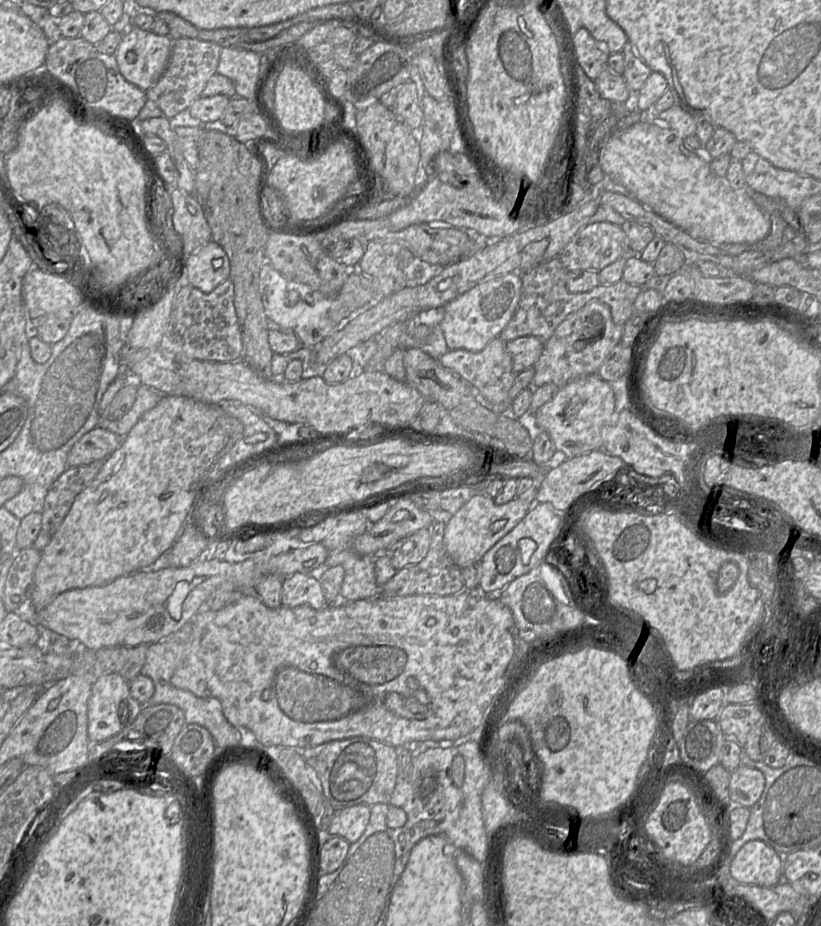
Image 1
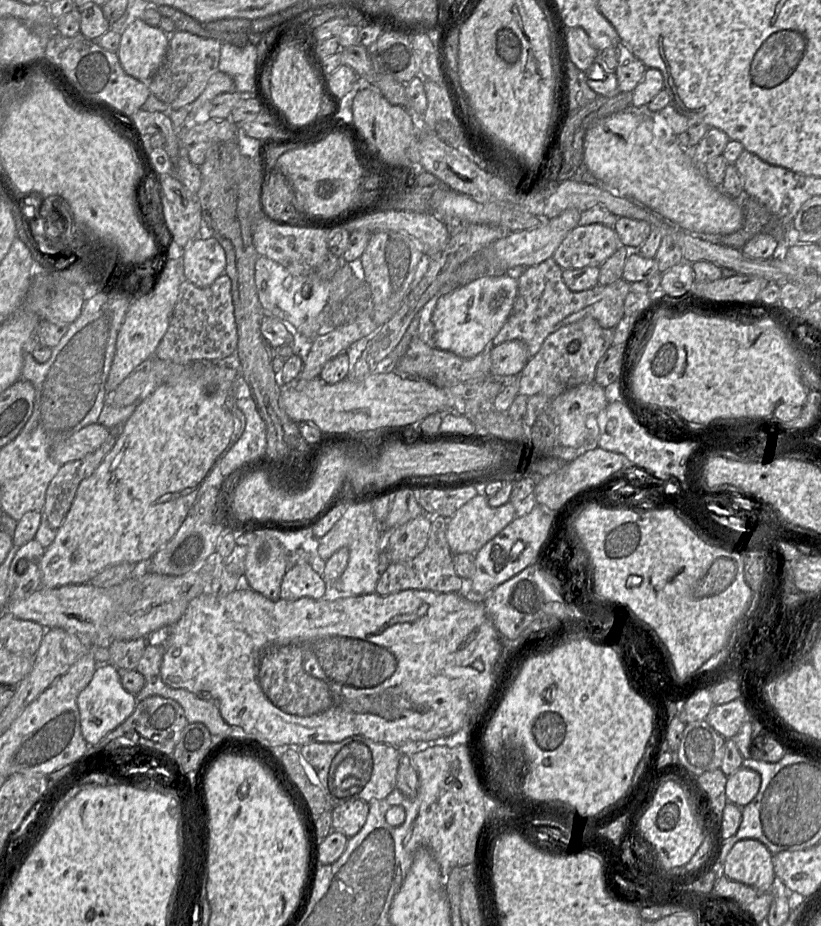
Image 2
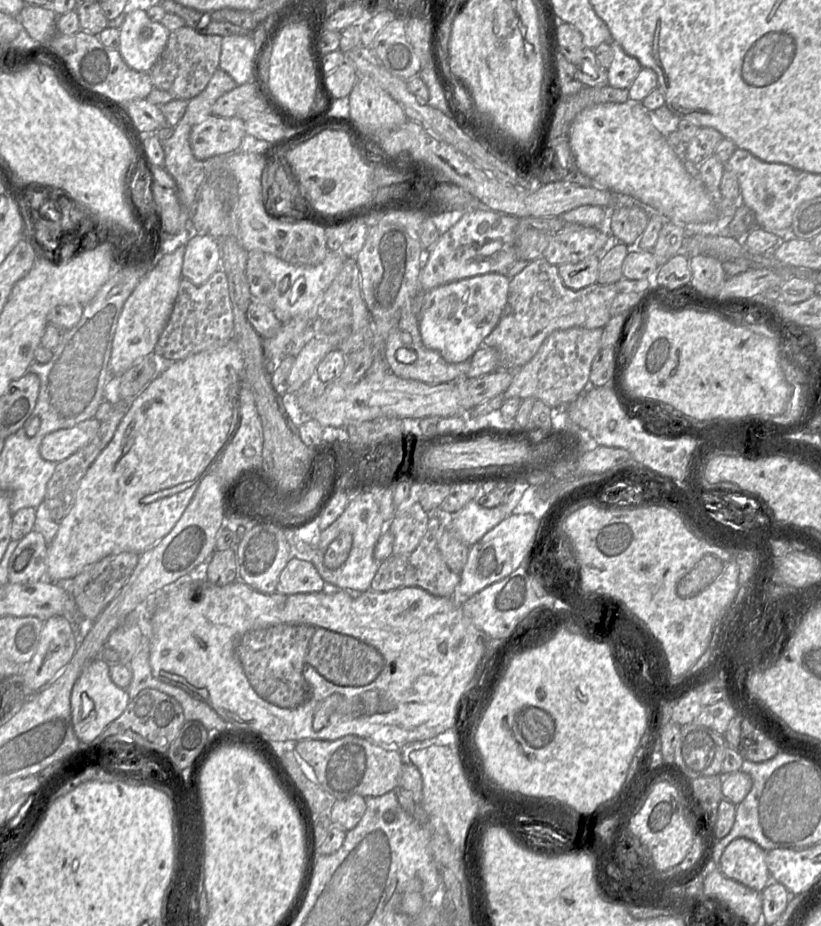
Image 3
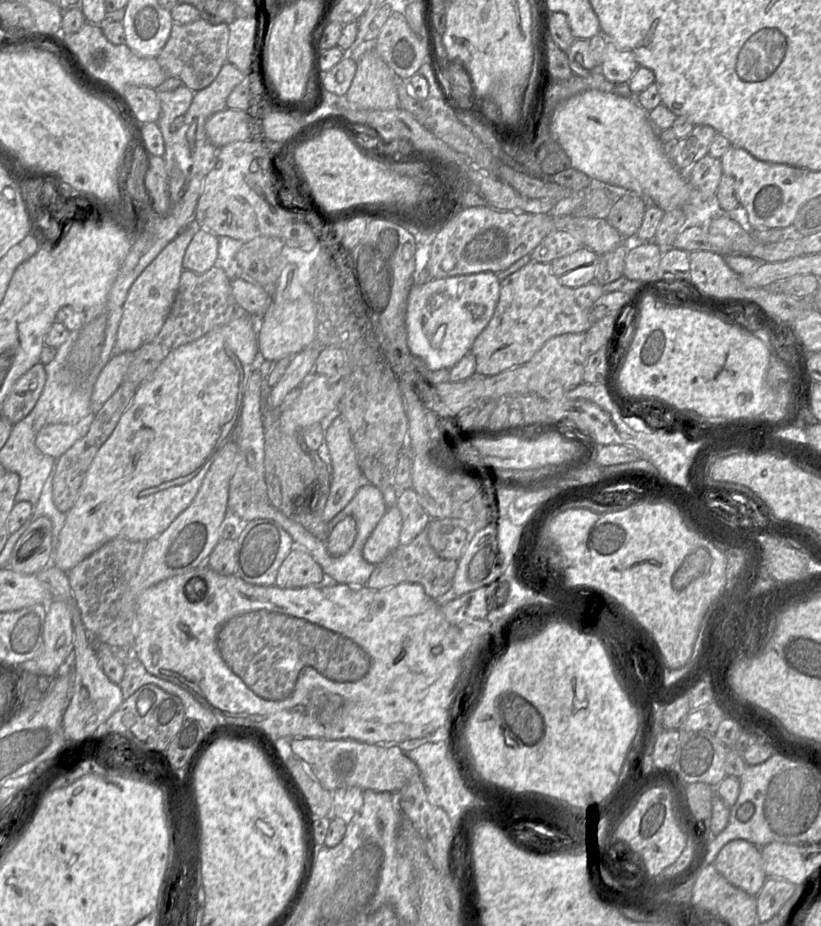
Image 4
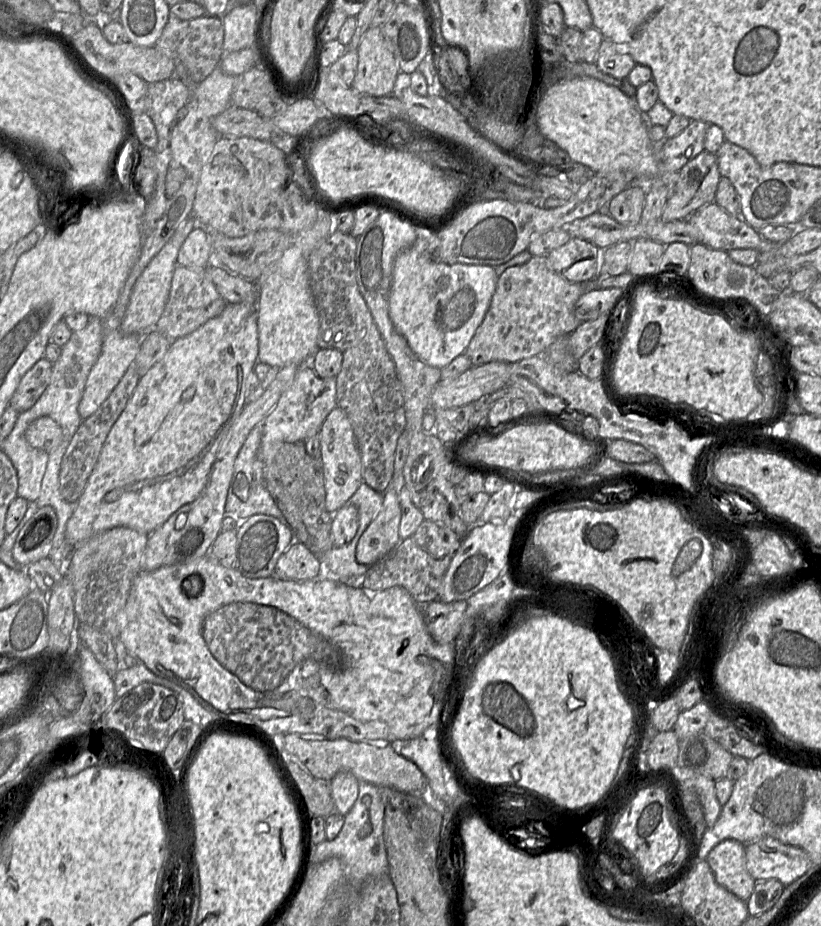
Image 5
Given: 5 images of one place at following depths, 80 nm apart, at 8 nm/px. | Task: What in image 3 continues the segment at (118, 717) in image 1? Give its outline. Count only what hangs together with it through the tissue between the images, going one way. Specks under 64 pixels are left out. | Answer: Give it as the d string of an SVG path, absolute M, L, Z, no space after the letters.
M96 658L84 668L73 686L70 697L72 725L83 745L95 743L106 727L120 717L129 704L127 691L113 683L109 668L106 661Z

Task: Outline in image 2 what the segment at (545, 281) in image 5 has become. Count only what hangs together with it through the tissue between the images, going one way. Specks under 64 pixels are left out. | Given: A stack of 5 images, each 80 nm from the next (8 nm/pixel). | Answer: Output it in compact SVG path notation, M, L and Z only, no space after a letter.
M549 258L542 263L527 267L518 278L517 296L506 322L493 338L497 346L510 340L523 341L528 349L528 361L540 350L549 334L560 327L583 317L593 317L603 328L614 329L624 317L624 301L630 292L630 283L619 279L611 284L596 285L580 292L571 291L562 278L563 269Z

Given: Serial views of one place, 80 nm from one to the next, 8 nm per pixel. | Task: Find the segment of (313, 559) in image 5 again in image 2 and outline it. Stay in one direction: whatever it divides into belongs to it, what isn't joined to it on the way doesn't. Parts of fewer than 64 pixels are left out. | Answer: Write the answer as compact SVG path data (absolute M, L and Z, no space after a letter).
M308 562L292 564L286 571L280 587L280 598L296 600L302 597L323 598L326 582Z

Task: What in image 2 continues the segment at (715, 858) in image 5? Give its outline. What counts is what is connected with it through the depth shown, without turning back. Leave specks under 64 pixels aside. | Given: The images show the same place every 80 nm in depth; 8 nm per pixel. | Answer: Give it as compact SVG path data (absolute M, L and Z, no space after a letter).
M740 840L725 858L723 875L759 891L771 891L777 887L772 856L761 842Z

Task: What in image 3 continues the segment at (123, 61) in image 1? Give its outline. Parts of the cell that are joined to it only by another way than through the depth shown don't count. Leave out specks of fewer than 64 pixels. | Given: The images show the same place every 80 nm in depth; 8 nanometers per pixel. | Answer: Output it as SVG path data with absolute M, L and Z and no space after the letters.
M146 11L129 13L120 29L119 52L133 70L149 73L163 52L170 32L149 19Z

